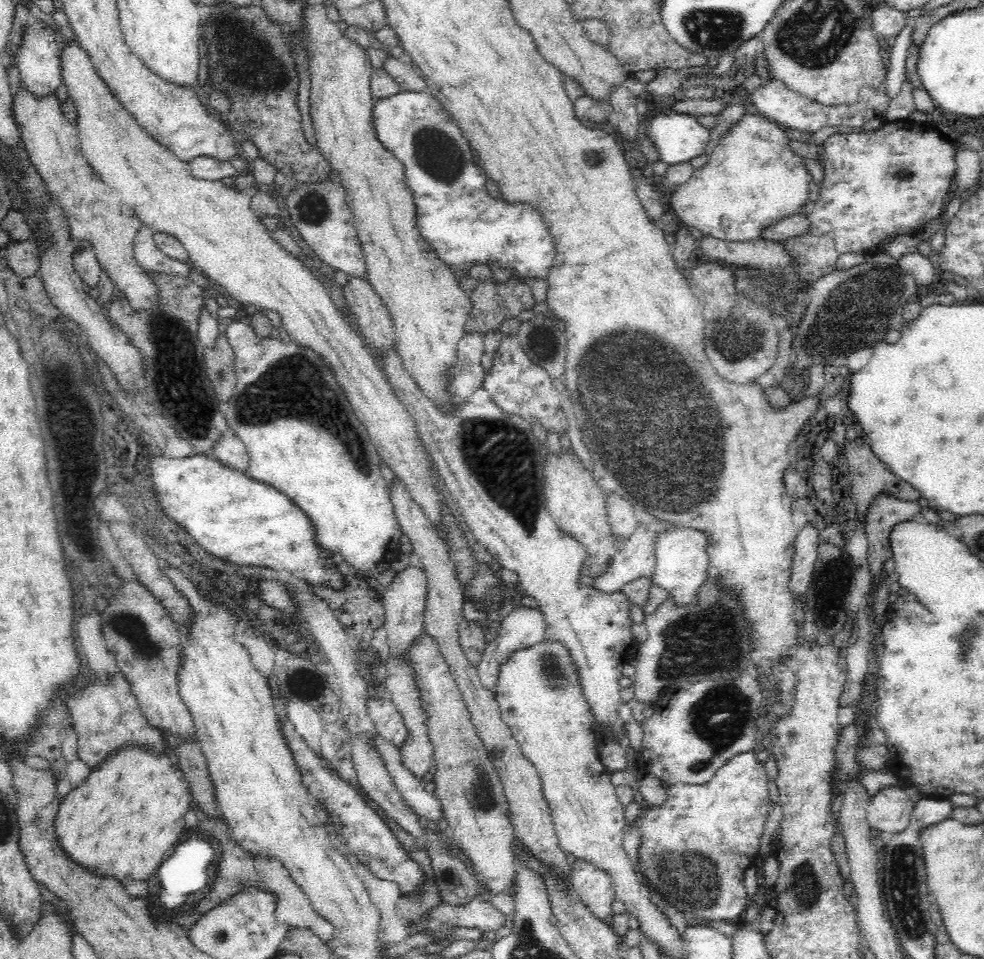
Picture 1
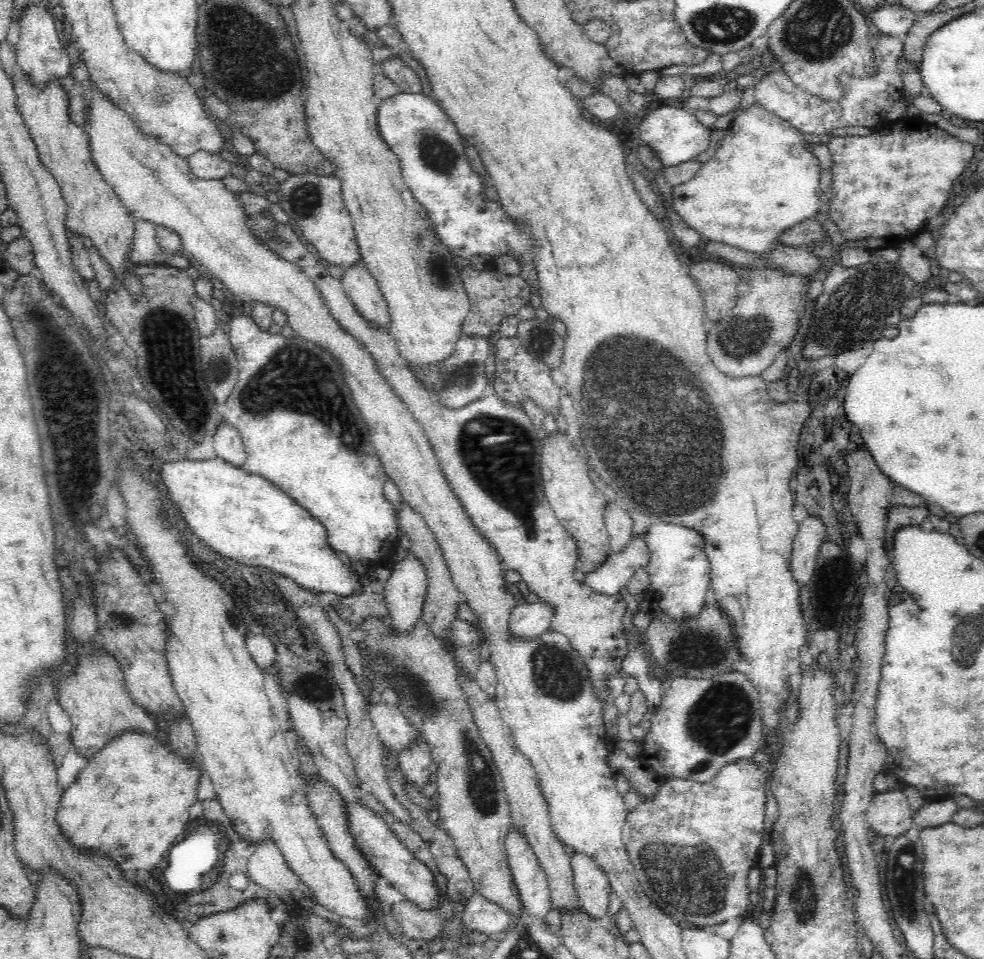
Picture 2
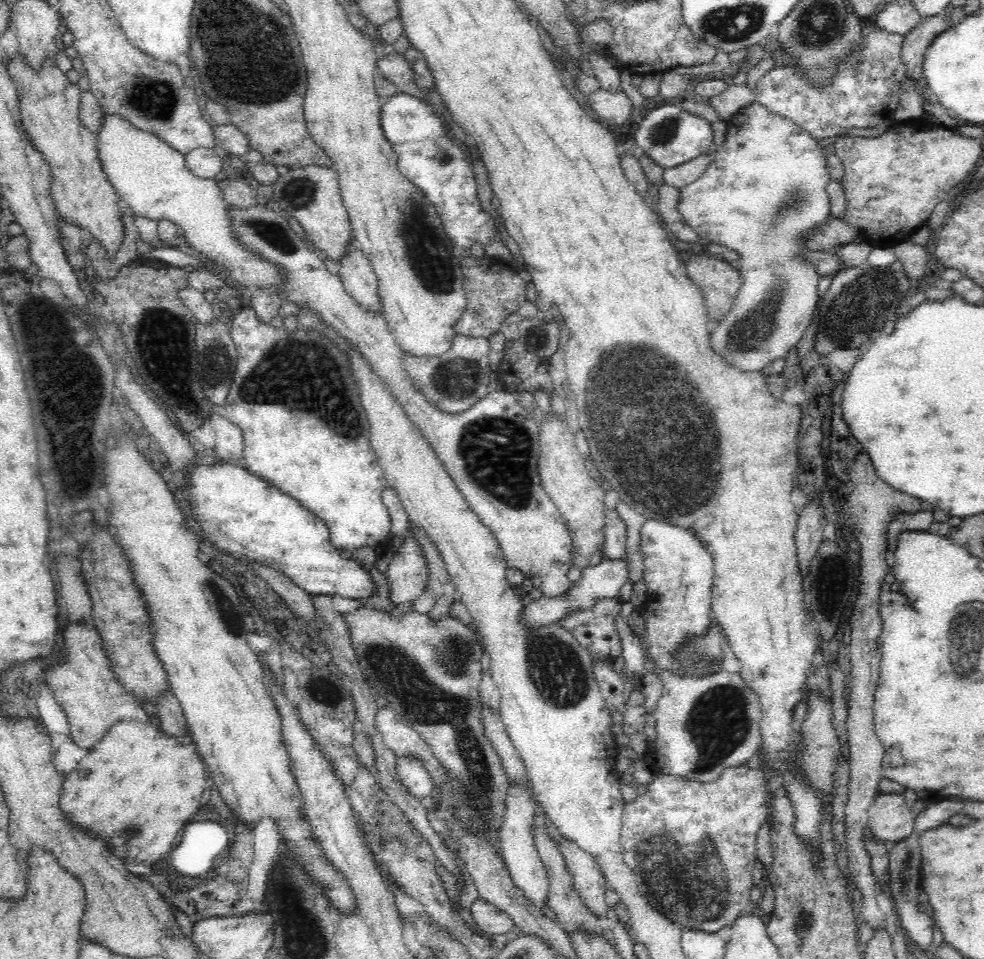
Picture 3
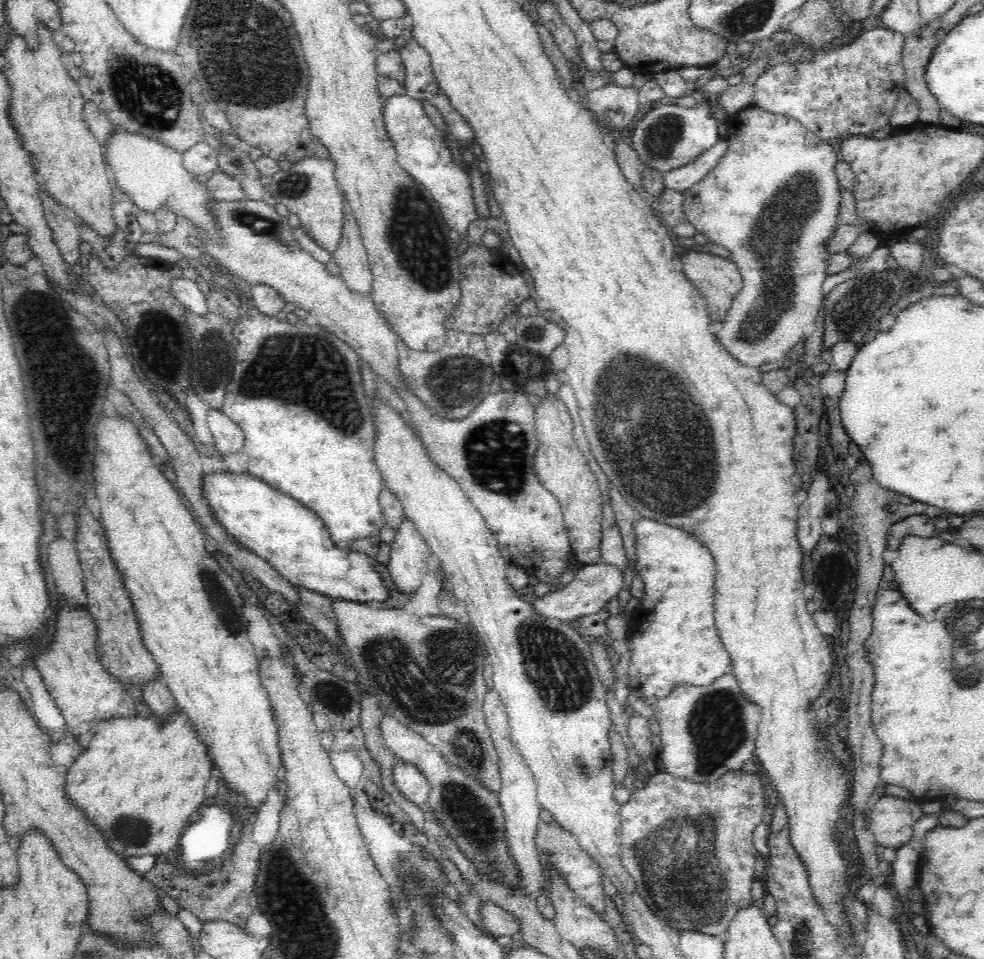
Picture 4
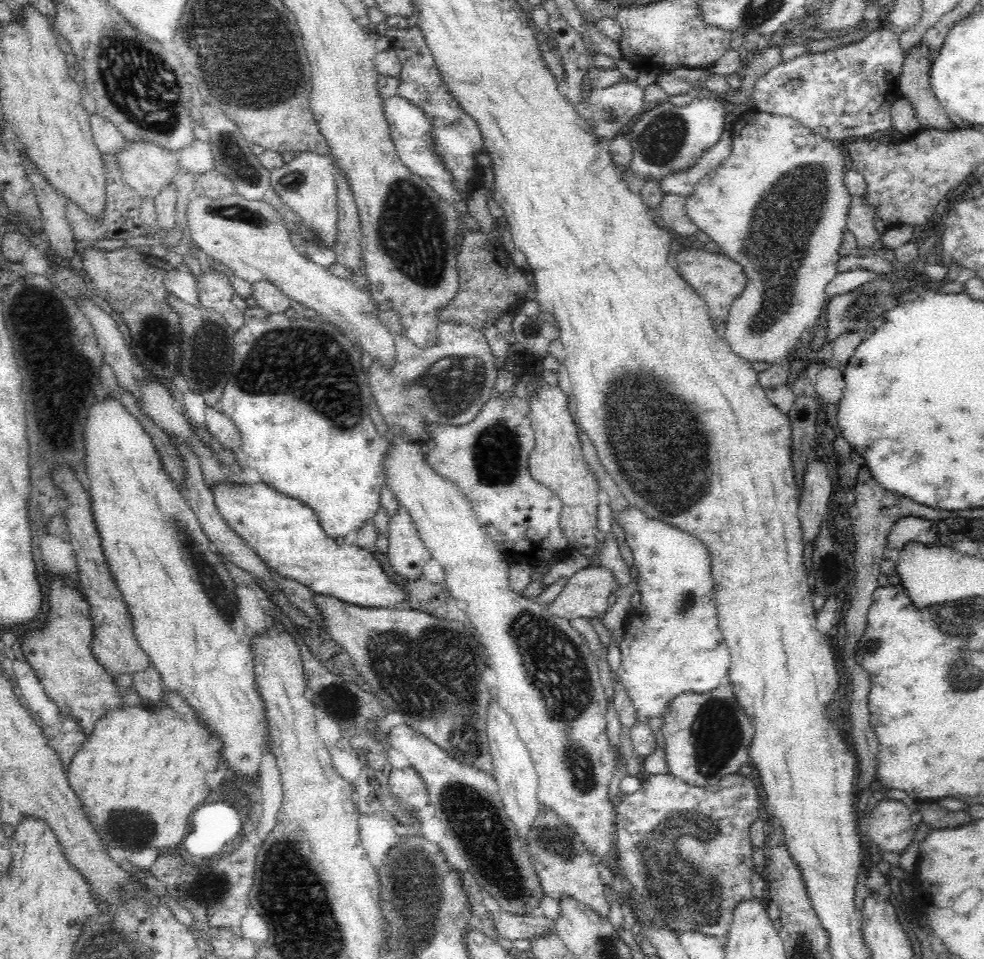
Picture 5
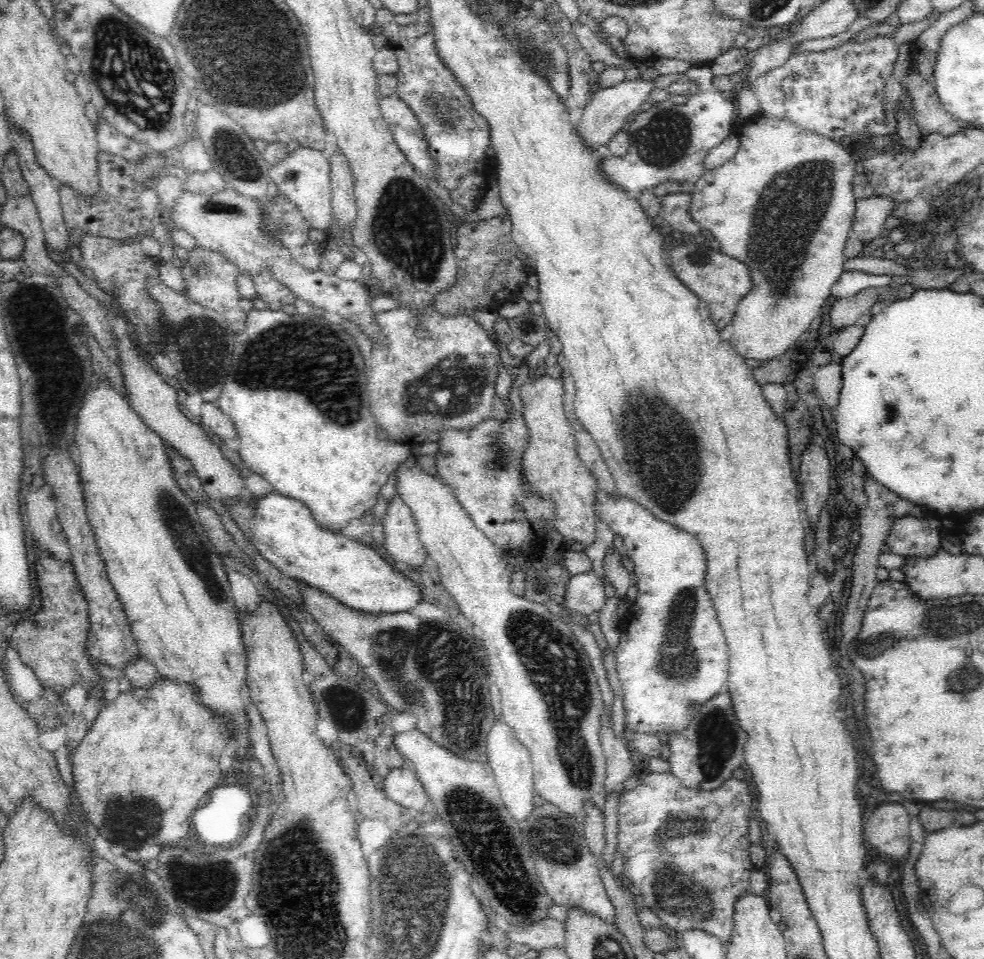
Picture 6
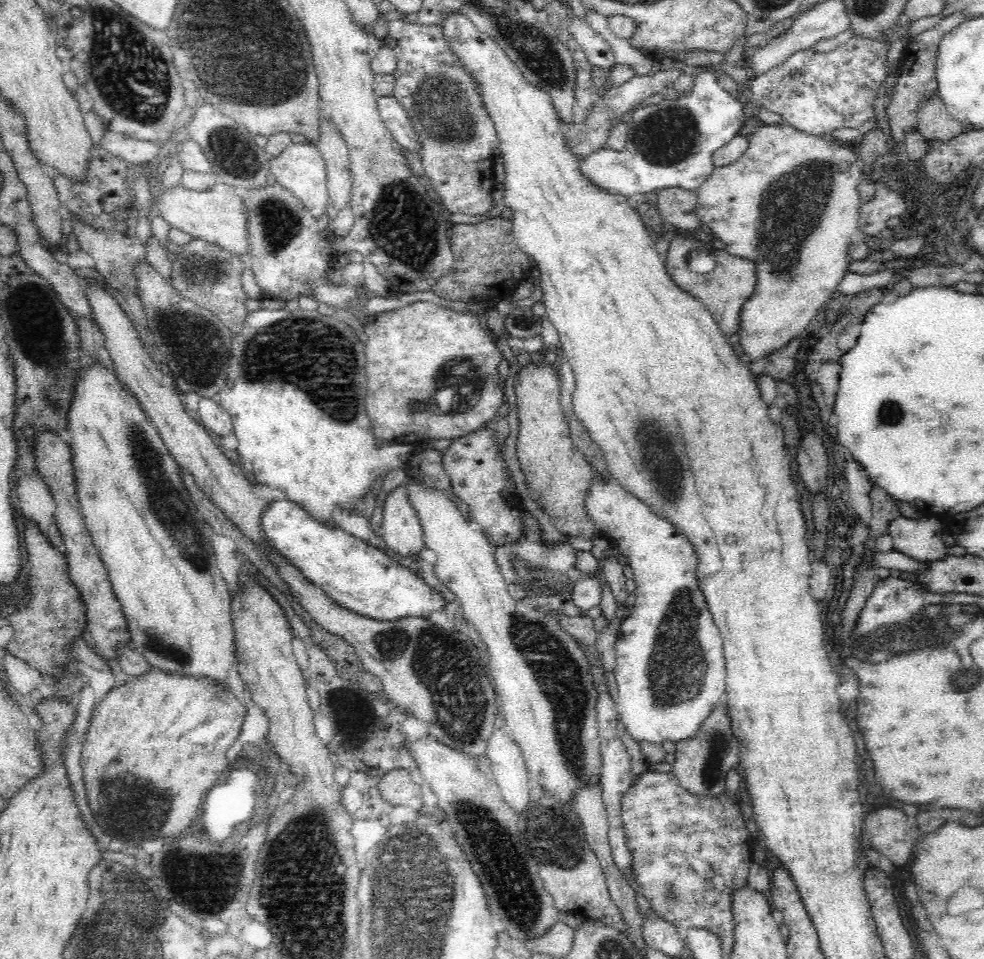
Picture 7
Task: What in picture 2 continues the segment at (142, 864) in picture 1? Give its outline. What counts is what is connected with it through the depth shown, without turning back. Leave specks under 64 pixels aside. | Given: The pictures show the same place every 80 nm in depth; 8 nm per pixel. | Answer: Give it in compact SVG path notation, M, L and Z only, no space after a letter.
M136 731L122 732L108 741L78 778L65 790L57 810L56 820L62 835L78 848L80 852L90 854L90 848L102 848L106 856L116 863L116 867L125 872L135 870L140 873L152 870L163 864L164 856L181 839L186 831L188 808L197 800L200 768L196 763L186 763L178 754L162 746L154 736Z

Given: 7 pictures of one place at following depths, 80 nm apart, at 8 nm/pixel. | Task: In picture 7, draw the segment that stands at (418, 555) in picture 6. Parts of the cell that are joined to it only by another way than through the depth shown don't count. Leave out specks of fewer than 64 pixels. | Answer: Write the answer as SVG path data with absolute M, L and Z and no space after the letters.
M406 485L386 494L380 534L390 554L416 558L425 547L420 521L408 503Z

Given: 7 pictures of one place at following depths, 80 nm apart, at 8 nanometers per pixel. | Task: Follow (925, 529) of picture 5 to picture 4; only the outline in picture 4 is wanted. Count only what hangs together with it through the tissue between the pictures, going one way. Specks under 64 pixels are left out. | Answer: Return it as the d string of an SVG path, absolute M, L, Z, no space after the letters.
M916 514L894 522L888 529L887 548L898 550L902 538L908 535L930 538L934 534L934 520L927 514Z

